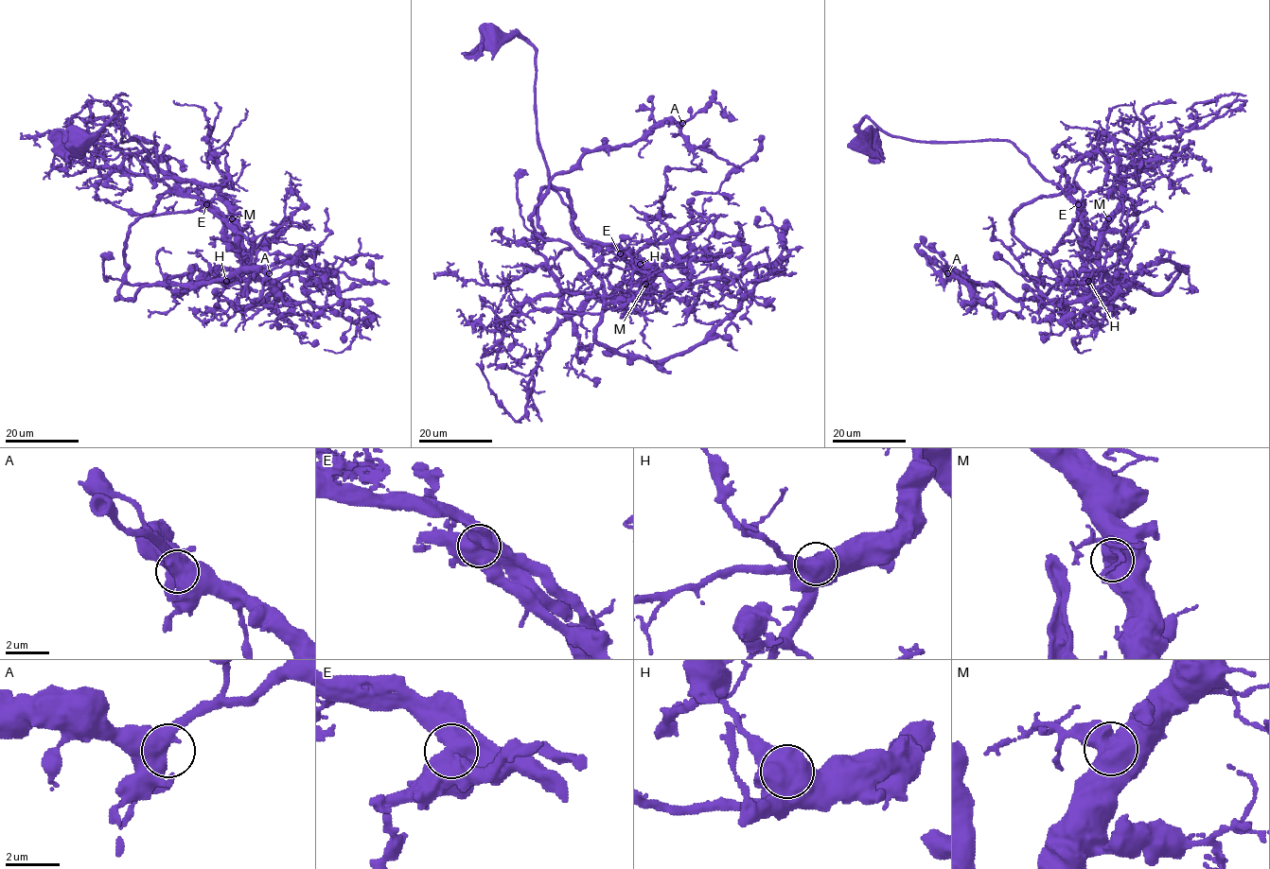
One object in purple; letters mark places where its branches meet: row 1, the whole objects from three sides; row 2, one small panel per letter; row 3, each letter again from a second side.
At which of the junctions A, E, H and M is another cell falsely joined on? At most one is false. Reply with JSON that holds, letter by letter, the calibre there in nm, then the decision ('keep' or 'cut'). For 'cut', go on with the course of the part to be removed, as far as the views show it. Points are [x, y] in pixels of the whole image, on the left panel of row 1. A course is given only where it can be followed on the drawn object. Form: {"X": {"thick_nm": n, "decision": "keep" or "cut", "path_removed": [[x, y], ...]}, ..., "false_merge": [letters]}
{"A": {"thick_nm": 700, "decision": "keep"}, "E": {"thick_nm": 800, "decision": "cut", "path_removed": [[206, 204], [269, 253], [291, 255], [302, 261]]}, "H": {"thick_nm": 800, "decision": "keep"}, "M": {"thick_nm": 700, "decision": "keep"}, "false_merge": ["E"]}

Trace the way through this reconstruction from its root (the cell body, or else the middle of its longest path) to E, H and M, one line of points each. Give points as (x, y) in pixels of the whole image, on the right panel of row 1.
E: (865, 145), (859, 130), (864, 117), (891, 135), (916, 140), (1010, 140), (1045, 179), (1077, 204)
H: (865, 145), (859, 130), (864, 117), (891, 135), (916, 140), (1010, 140), (1078, 206), (1085, 223), (1088, 281)
M: (865, 145), (859, 130), (864, 117), (891, 135), (916, 140), (1010, 140), (1078, 206), (1096, 247), (1108, 218)

